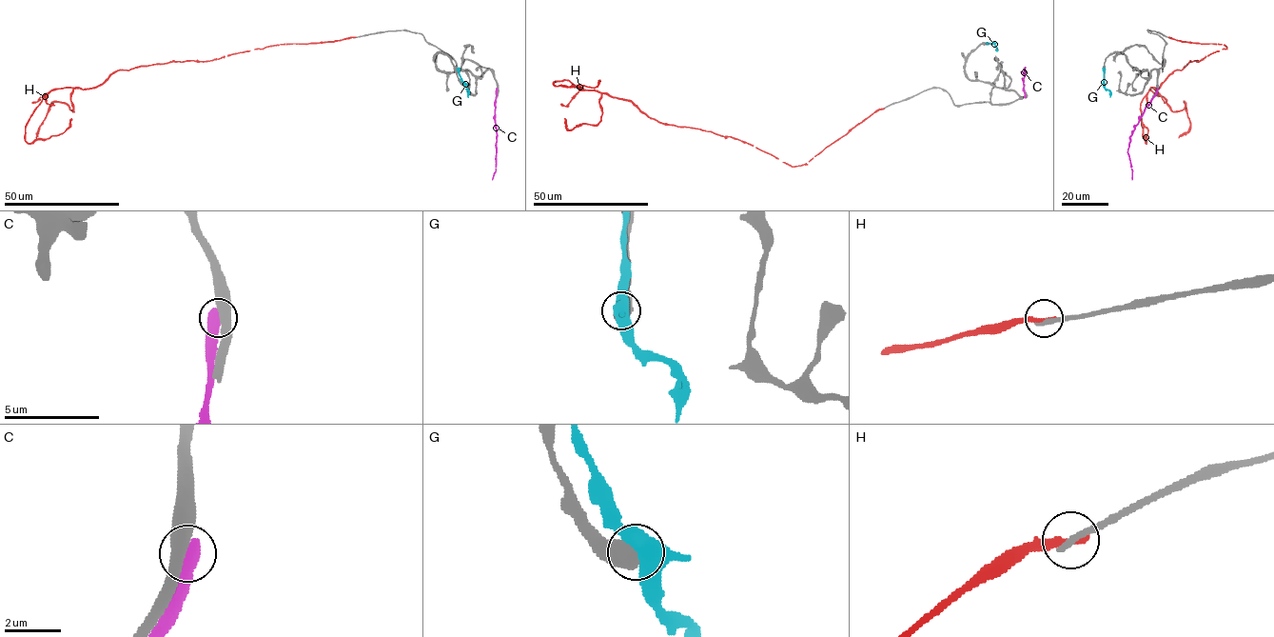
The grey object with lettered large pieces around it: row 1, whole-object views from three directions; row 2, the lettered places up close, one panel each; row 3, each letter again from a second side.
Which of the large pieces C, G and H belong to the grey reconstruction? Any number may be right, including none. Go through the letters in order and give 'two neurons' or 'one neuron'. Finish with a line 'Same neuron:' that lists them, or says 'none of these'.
C: two neurons
G: two neurons
H: two neurons
Same neuron: none of these

